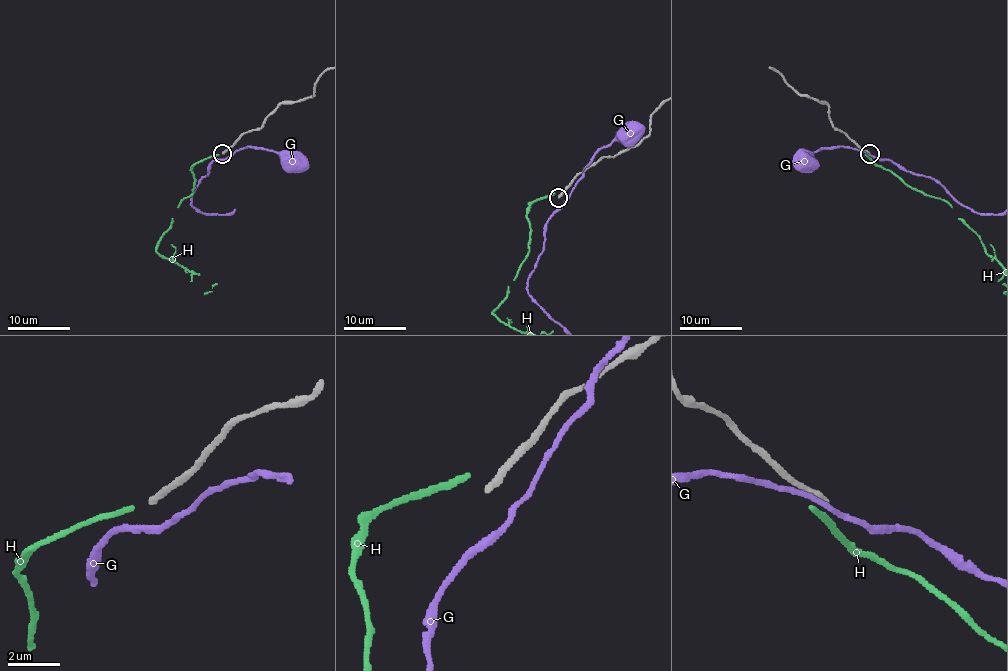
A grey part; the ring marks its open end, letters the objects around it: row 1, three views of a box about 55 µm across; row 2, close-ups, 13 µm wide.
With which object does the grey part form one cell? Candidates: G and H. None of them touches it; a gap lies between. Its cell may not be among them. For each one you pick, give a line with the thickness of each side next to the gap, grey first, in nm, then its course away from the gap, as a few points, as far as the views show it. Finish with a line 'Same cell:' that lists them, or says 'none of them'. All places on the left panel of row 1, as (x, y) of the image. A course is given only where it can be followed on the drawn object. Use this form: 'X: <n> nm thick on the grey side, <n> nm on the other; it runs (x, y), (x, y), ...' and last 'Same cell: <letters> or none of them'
Same cell: none of them

